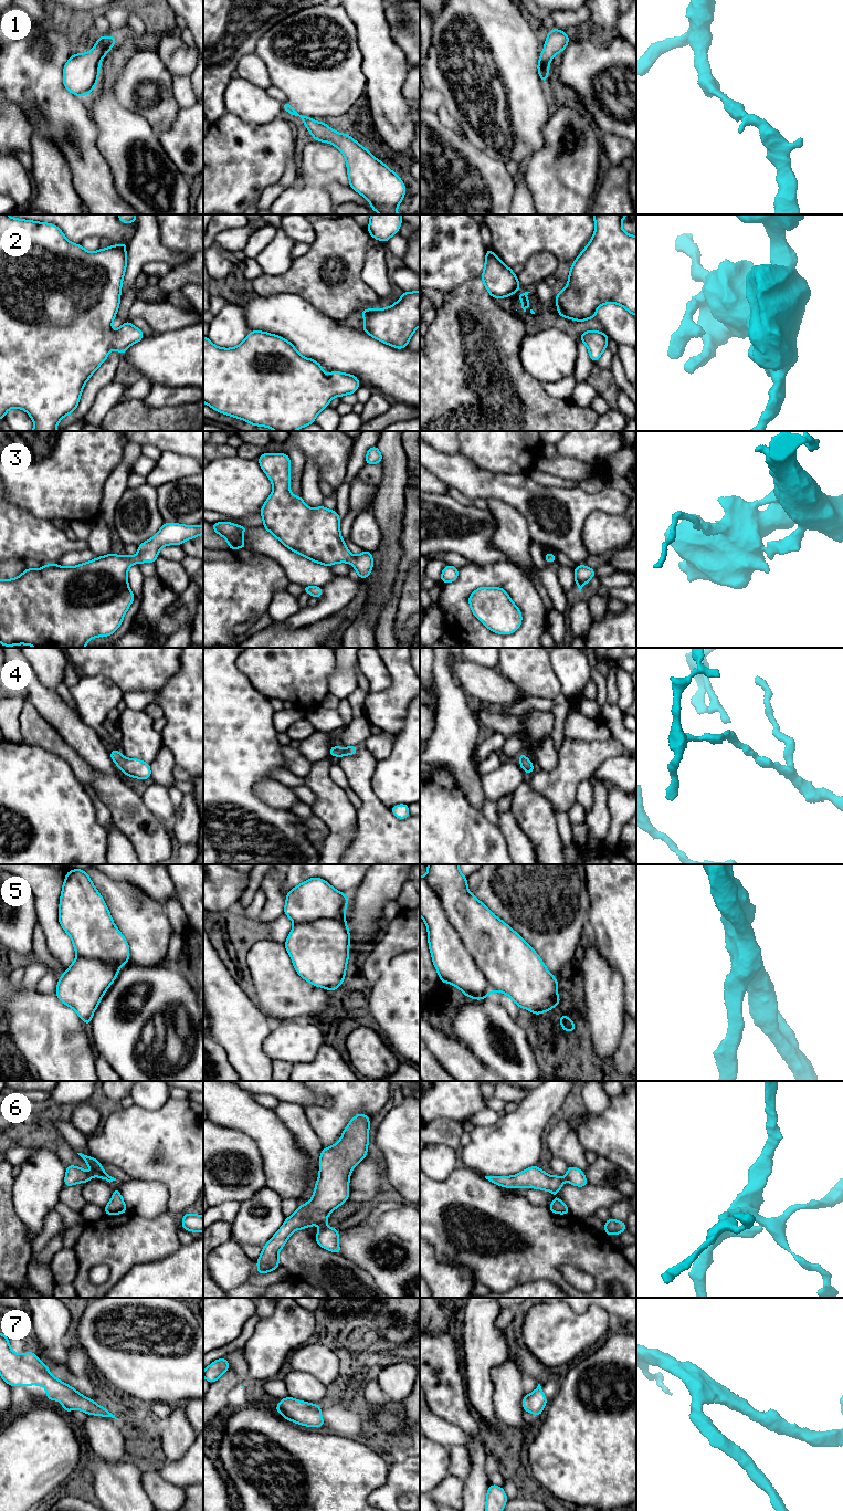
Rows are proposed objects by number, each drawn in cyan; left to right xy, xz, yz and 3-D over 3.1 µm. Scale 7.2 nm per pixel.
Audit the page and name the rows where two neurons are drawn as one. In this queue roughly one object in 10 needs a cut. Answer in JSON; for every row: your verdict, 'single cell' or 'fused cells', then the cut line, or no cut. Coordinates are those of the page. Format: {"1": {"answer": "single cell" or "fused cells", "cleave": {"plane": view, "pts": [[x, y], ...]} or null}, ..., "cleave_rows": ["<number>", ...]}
{"1": {"answer": "single cell", "cleave": null}, "2": {"answer": "single cell", "cleave": null}, "3": {"answer": "single cell", "cleave": null}, "4": {"answer": "single cell", "cleave": null}, "5": {"answer": "single cell", "cleave": null}, "6": {"answer": "fused cells", "cleave": {"plane": "xz", "pts": [[323, 1225], [325, 1226]]}}, "7": {"answer": "single cell", "cleave": null}, "cleave_rows": ["6"]}

